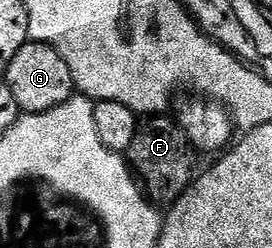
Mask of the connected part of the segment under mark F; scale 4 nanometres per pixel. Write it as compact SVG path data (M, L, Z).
M151 115L140 124L137 135L133 135L125 160L143 196L156 207L170 207L176 205L183 198L183 192L195 182L201 157L178 120L171 118L170 121L167 115Z

